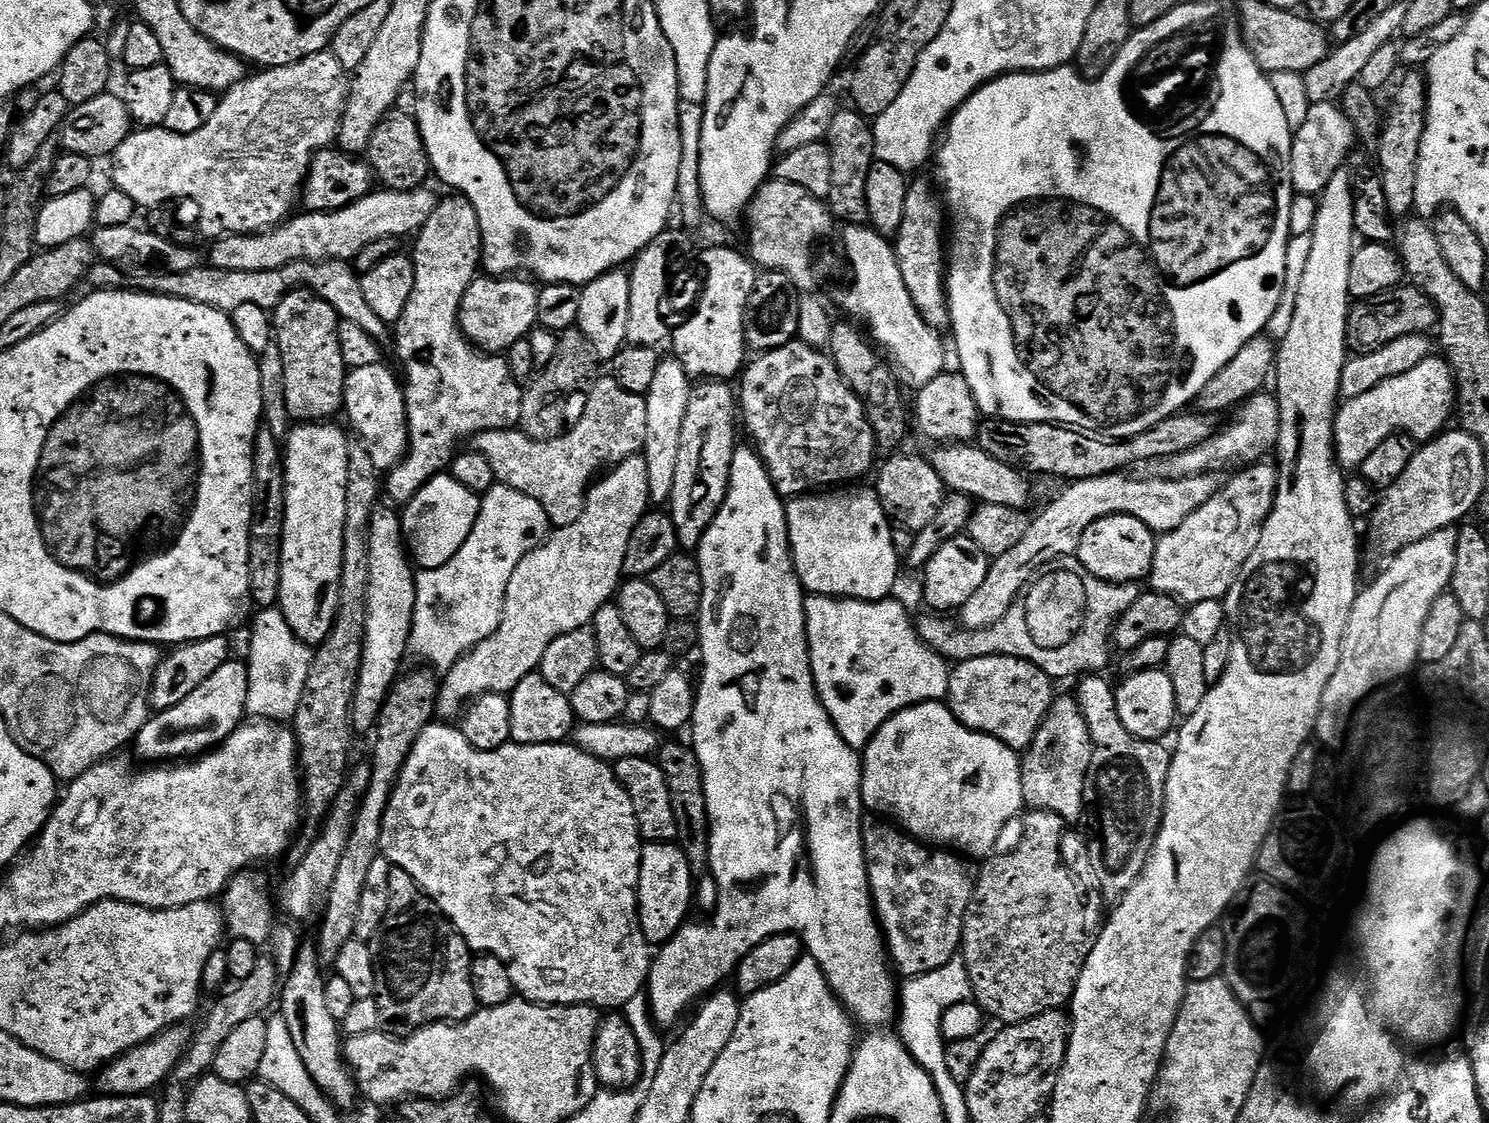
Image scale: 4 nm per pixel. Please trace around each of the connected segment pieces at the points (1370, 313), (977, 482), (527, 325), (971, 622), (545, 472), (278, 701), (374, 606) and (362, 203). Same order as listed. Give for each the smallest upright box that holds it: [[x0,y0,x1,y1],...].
[[1348,286,1438,351],[928,442,1030,510],[459,275,541,353],[958,471,1222,629],[474,379,649,529],[246,607,313,721],[351,506,416,733],[209,188,438,272]]

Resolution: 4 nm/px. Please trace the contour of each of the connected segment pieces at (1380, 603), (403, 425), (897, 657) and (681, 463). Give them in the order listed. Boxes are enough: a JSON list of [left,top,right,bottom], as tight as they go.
[[1315,527,1457,746],[344,363,408,472],[804,594,948,750],[668,381,738,552]]

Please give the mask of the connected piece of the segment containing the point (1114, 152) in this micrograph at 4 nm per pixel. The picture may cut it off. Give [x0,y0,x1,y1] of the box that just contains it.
[938,8,1294,440]

